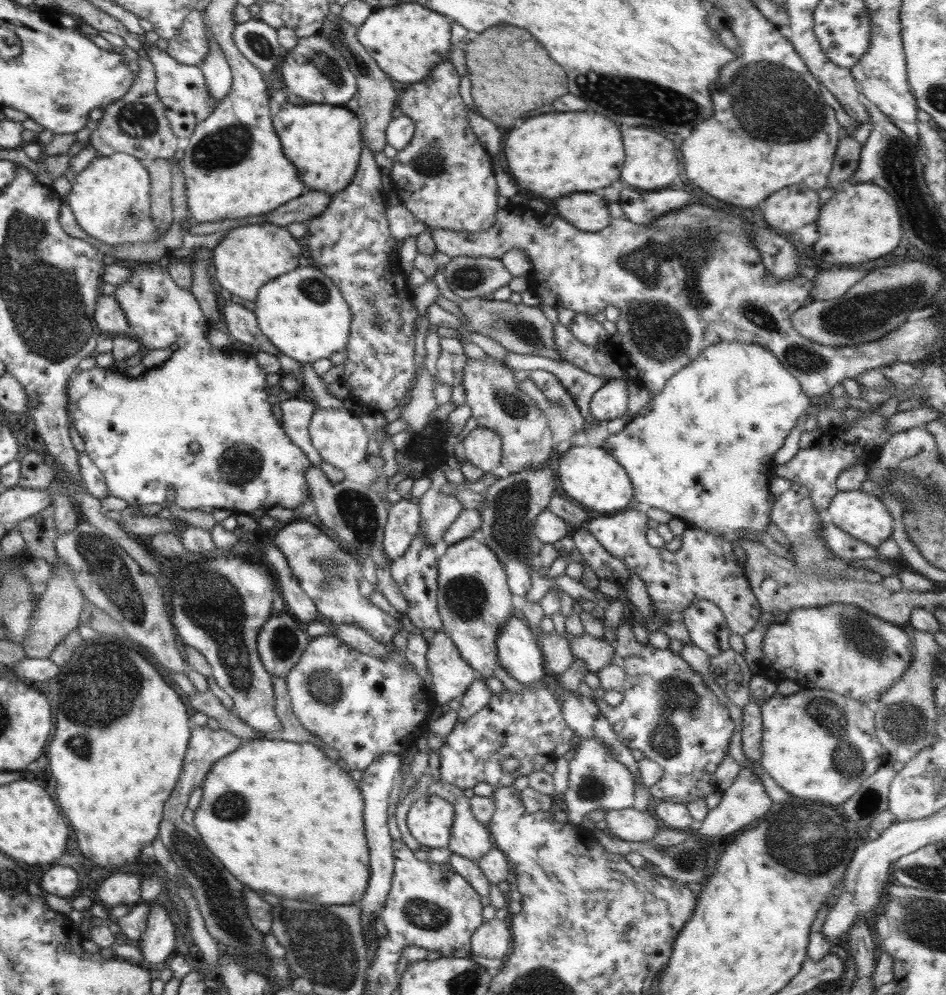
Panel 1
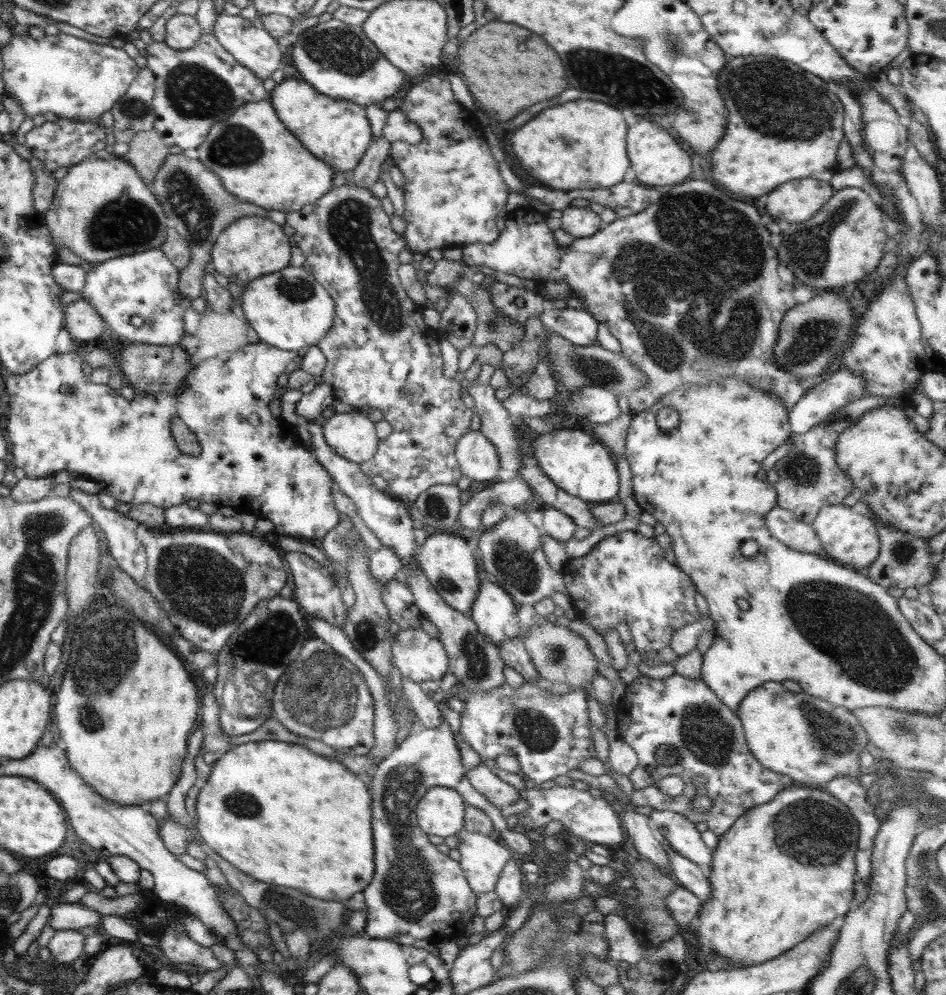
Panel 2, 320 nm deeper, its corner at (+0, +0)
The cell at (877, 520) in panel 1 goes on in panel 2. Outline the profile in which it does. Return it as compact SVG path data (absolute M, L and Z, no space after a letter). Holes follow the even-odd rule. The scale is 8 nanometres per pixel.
M845 505L824 506L811 522L812 528L815 530L820 544L824 549L826 558L855 569L869 568L879 555L880 541L878 538L877 528L870 516L865 514L861 508L850 509Z

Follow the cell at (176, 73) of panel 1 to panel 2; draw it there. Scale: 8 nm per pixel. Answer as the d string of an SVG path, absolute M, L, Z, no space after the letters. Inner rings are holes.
M202 35L199 42L186 50L176 50L164 42L153 42L145 48L148 53L147 67L154 73L154 98L152 109L155 121L153 127L158 131L166 146L178 146L182 150L198 148L208 136L210 127L230 118L240 106L269 98L263 80L252 70L242 66L214 36Z

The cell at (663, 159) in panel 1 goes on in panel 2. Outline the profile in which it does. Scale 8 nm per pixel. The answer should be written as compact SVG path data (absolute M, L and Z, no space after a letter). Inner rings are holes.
M642 120L636 126L628 128L628 158L632 164L632 170L636 172L636 178L640 185L648 186L672 186L678 182L688 180L686 176L692 174L692 165L688 152L684 152L676 140L656 122Z

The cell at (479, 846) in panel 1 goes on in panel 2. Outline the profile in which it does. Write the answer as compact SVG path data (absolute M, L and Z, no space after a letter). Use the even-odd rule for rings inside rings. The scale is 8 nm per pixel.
M464 828L456 835L461 839L457 847L461 854L459 863L470 888L477 895L481 892L492 892L504 865L511 859L510 849L500 845L495 835L486 836L479 832L470 832Z

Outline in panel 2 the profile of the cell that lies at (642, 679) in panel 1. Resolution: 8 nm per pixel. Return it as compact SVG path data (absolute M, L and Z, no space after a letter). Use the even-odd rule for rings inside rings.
M676 673L666 679L653 679L641 674L628 685L630 687L626 688L624 697L628 698L630 708L618 711L621 719L618 720L617 733L628 746L634 749L639 765L645 768L656 782L665 776L680 776L685 784L682 794L678 796L666 795L656 785L645 789L634 789L626 794L633 806L651 806L655 811L671 810L685 816L694 824L706 822L708 830L719 836L724 834L732 823L744 814L744 811L770 802L782 789L794 785L788 775L778 774L756 760L748 748L742 721L701 679L686 678ZM698 774L708 779L708 782L701 787L692 784L692 778ZM696 795L706 795L711 798L711 807L706 812L696 812L691 808L691 802Z

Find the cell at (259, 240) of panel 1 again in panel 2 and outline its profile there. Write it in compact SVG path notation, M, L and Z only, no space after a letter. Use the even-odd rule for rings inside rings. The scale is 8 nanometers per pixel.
M267 216L238 218L218 236L211 250L211 271L220 272L229 282L246 287L255 278L286 268L291 258L291 247L289 238L282 232L282 225Z

